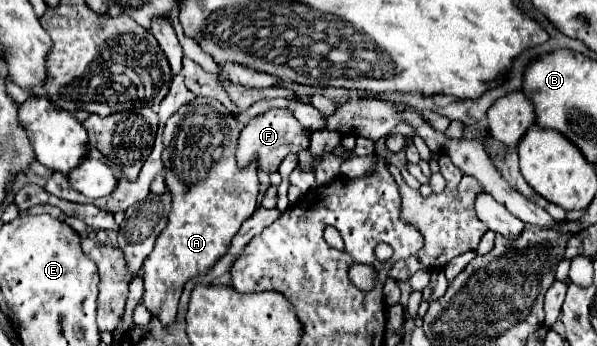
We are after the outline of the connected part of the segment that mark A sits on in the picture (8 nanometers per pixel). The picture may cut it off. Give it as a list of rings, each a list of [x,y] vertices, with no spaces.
[[[215,100],[203,106],[193,102],[185,104],[167,120],[163,132],[163,164],[173,208],[165,230],[159,234],[153,252],[143,264],[143,304],[163,326],[175,322],[179,296],[185,284],[199,274],[207,274],[215,262],[227,254],[233,236],[257,208],[257,166],[251,164],[239,170],[235,162],[237,138],[237,118]]]

